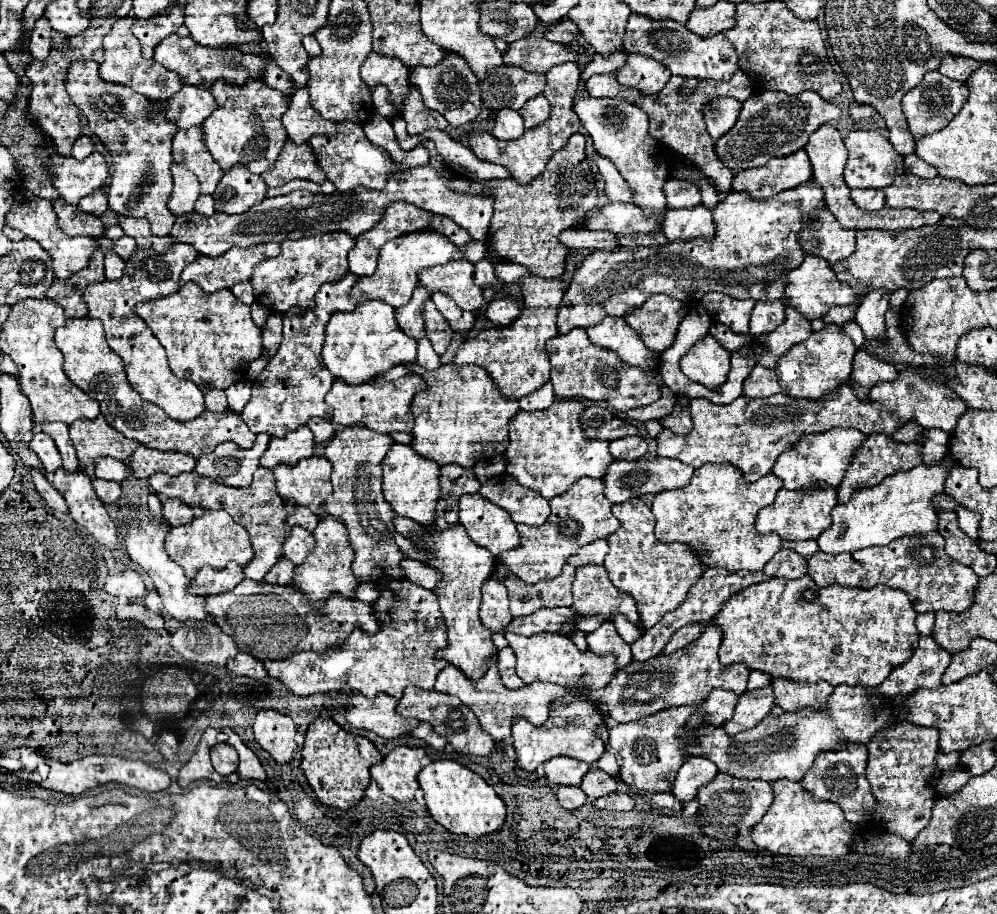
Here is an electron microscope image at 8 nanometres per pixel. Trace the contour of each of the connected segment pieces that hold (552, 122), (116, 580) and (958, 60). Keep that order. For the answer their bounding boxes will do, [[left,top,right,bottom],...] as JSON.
[[469,61,581,183],[105,569,147,601],[939,55,979,81]]

